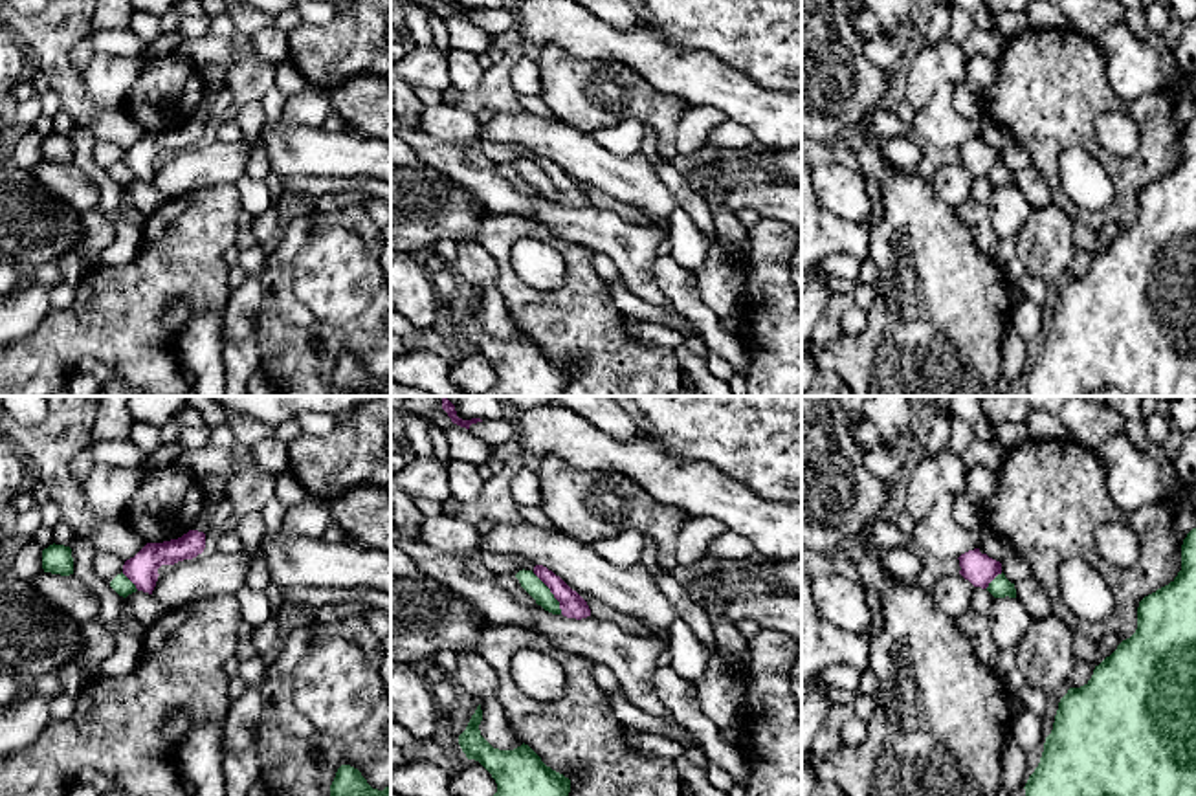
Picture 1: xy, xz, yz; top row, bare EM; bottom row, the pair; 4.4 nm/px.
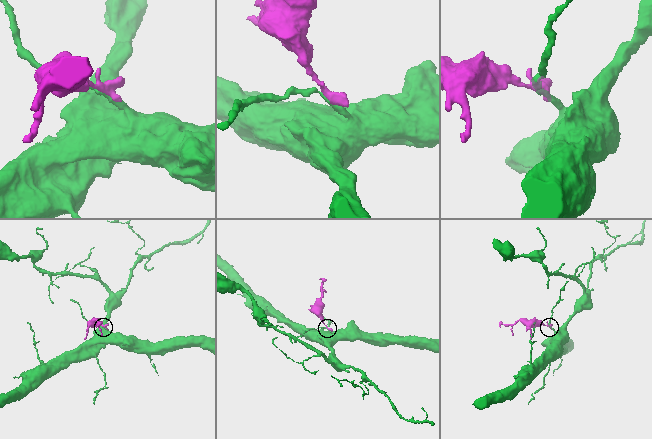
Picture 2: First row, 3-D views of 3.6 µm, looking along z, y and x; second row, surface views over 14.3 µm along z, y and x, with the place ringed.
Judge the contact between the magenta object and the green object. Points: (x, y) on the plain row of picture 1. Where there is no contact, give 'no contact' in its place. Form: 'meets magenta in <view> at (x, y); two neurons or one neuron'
meets magenta in xz at (551, 180); two neurons

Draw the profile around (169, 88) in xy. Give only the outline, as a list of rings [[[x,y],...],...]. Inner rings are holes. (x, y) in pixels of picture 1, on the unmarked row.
[[[167,53],[147,62],[127,94],[125,110],[145,132],[163,132],[193,119],[209,94],[196,64]]]

